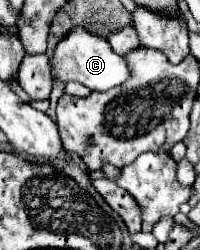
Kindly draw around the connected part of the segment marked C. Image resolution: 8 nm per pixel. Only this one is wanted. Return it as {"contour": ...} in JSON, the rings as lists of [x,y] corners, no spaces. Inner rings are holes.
{"contour":[[[82,26],[74,28],[56,46],[54,60],[52,60],[52,72],[54,72],[56,80],[60,80],[60,82],[72,82],[74,80],[74,82],[80,82],[80,84],[88,86],[90,90],[96,90],[96,92],[106,92],[106,90],[110,90],[114,86],[120,86],[130,76],[124,56],[112,52],[110,44],[104,38],[92,36]]]}

